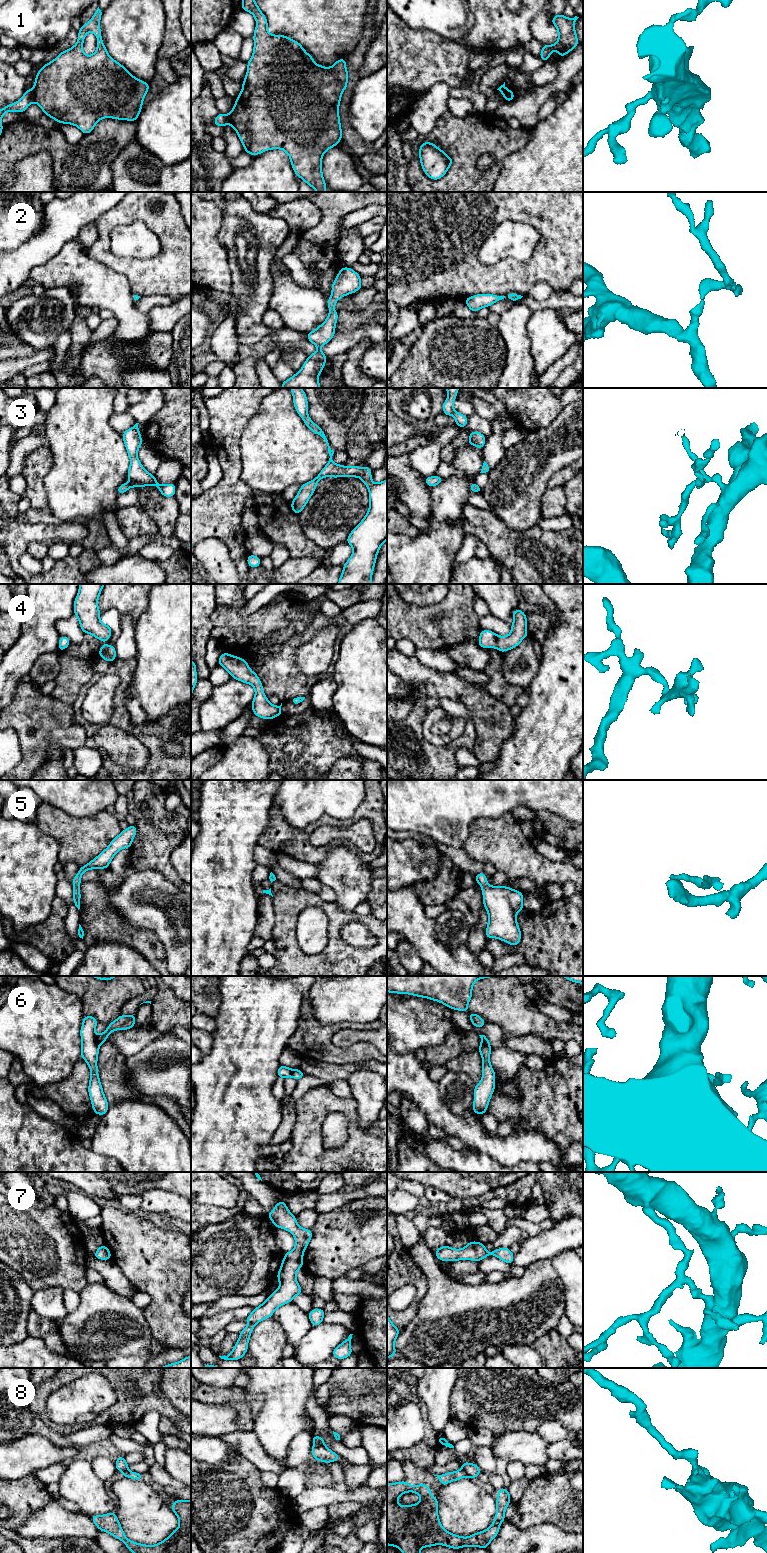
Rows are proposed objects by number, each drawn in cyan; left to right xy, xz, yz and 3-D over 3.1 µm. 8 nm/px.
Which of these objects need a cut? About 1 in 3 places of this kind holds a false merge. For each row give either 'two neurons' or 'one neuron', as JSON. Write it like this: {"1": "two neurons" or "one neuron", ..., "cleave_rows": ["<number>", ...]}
{"1": "two neurons", "2": "one neuron", "3": "one neuron", "4": "one neuron", "5": "one neuron", "6": "two neurons", "7": "one neuron", "8": "two neurons", "cleave_rows": ["1", "6", "8"]}

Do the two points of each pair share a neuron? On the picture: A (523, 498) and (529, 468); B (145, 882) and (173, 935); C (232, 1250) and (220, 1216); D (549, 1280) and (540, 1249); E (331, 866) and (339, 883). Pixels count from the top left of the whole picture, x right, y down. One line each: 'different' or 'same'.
A: same
B: same
C: different
D: different
E: same

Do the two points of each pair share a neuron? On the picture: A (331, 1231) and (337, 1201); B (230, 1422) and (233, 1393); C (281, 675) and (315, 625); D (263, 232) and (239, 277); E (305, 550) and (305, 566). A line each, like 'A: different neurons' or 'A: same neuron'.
A: different neurons
B: different neurons
C: same neuron
D: same neuron
E: different neurons

